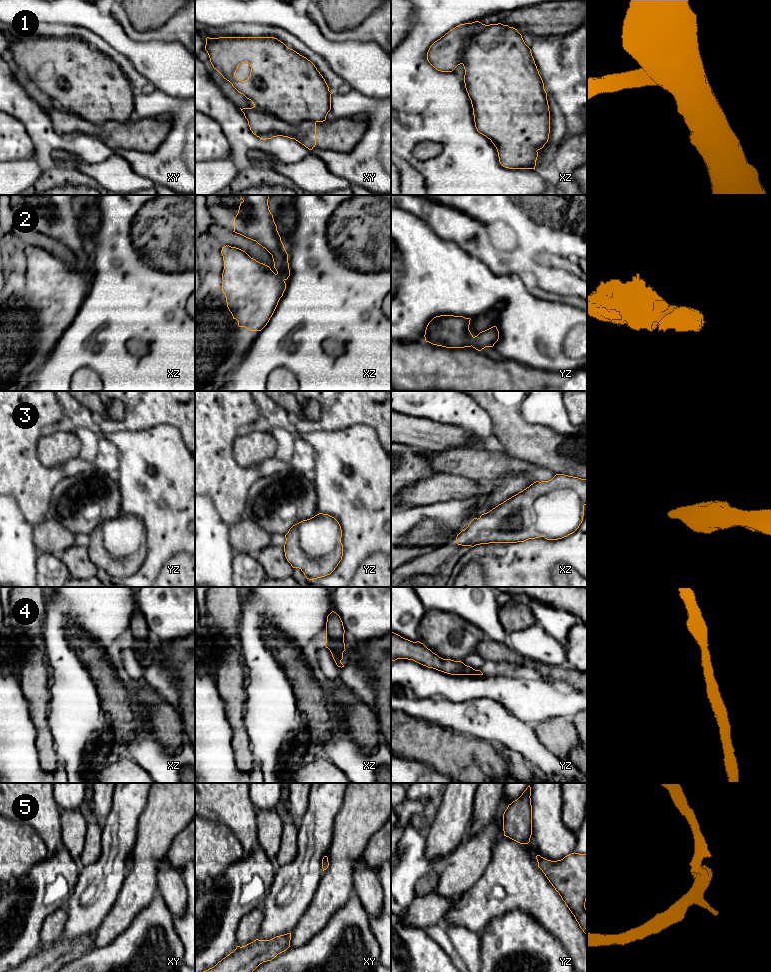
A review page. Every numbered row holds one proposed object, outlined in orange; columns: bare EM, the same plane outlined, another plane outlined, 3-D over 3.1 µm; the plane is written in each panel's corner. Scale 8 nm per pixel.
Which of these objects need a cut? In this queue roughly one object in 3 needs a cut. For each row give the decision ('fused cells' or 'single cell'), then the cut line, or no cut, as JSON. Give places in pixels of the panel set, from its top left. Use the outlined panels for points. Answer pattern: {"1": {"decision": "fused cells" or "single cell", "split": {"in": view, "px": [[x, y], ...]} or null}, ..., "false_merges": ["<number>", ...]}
{"1": {"decision": "fused cells", "split": {"in": "xy", "px": [[254, 105], [290, 123], [315, 122]]}}, "2": {"decision": "single cell", "split": null}, "3": {"decision": "single cell", "split": null}, "4": {"decision": "single cell", "split": null}, "5": {"decision": "single cell", "split": null}, "false_merges": ["1"]}

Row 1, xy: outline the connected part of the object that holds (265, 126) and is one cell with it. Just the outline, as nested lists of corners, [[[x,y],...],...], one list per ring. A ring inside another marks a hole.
[[[255,106],[243,108],[241,111],[244,113],[252,133],[260,139],[266,140],[277,136],[288,137],[295,139],[309,150],[316,145],[316,122],[314,121],[290,124]]]

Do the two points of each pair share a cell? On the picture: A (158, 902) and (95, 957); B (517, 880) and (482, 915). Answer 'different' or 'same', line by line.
A: same
B: same

